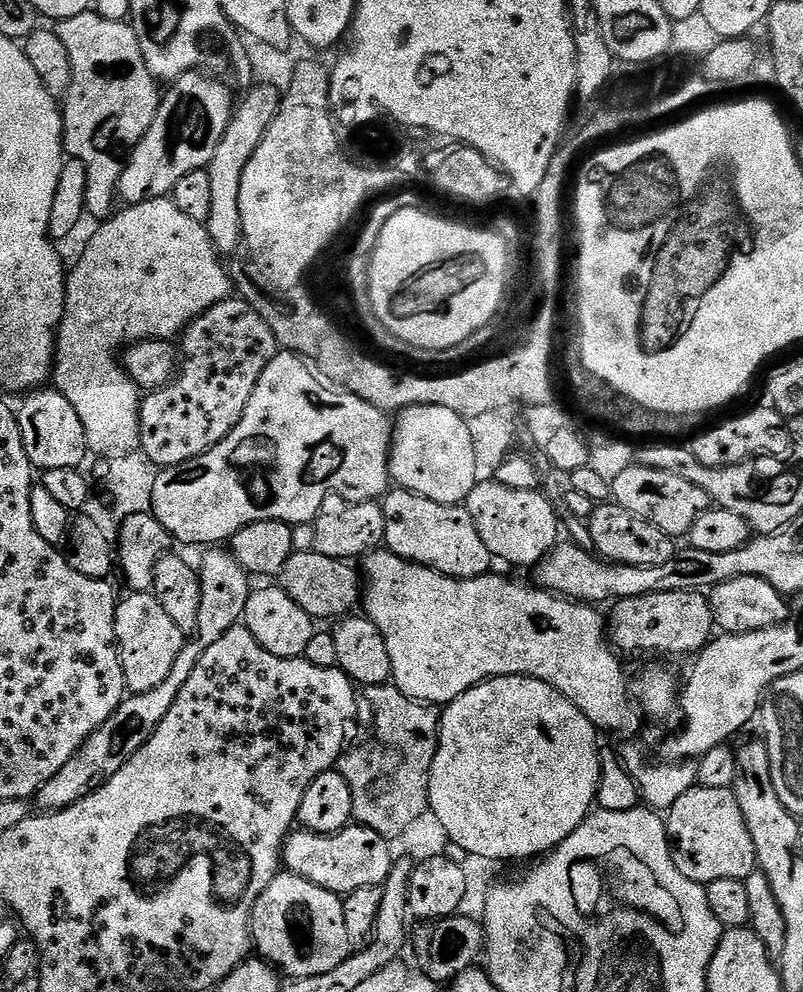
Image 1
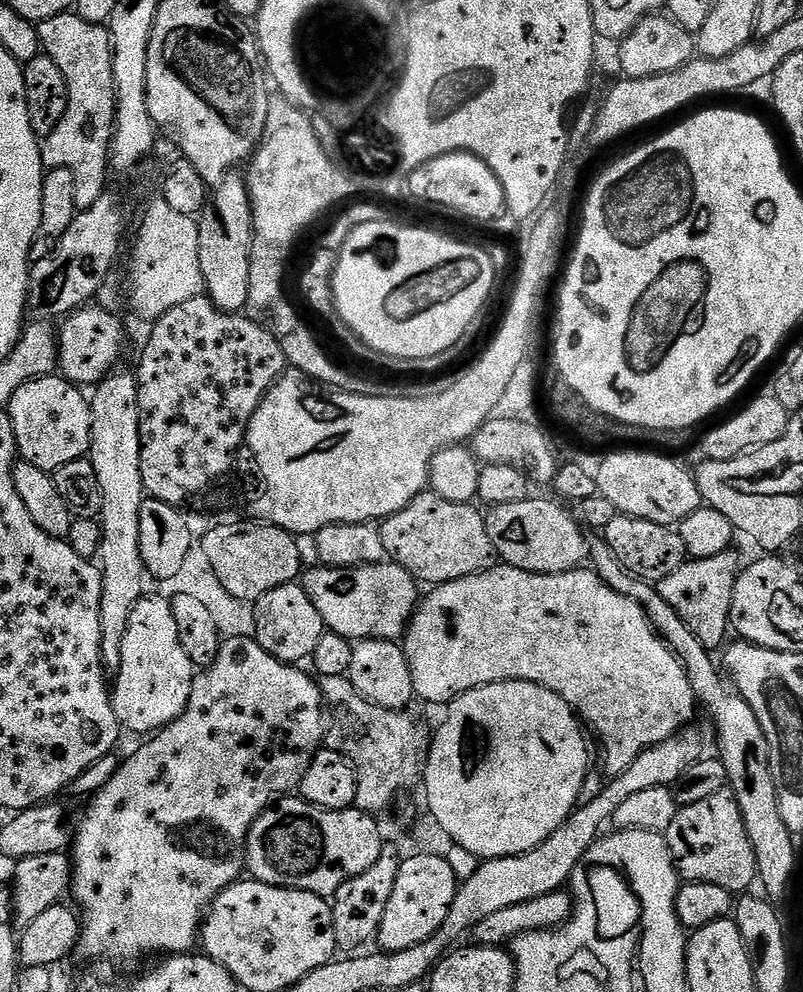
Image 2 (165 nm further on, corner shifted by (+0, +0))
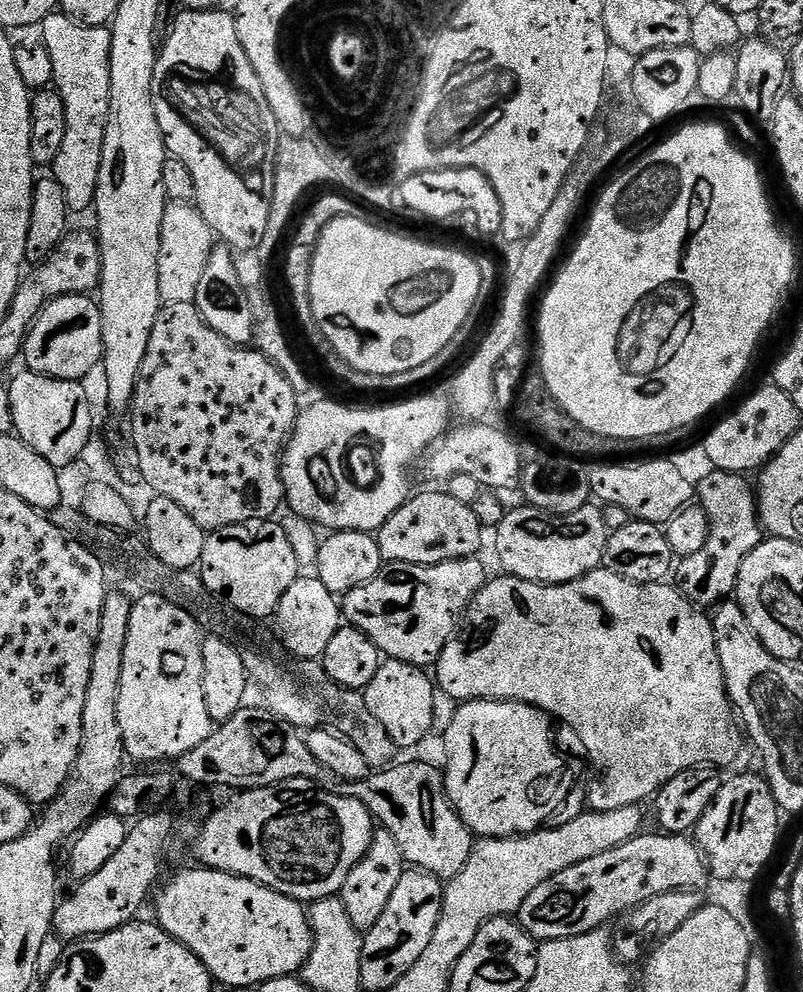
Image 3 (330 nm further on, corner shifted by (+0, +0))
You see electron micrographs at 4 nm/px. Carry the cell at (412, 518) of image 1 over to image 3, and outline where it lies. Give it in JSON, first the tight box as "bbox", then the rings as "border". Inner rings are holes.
{"bbox":[378,490,484,564],"border":[[[447,490],[413,495],[380,527],[378,539],[382,558],[390,564],[441,564],[475,557],[484,544],[484,528],[477,509],[458,502]]]}

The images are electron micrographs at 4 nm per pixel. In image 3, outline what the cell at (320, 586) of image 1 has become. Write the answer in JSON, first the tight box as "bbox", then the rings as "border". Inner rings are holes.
{"bbox":[342,558,485,670],"border":[[[480,558],[430,566],[385,563],[373,580],[344,593],[342,616],[351,627],[373,640],[385,657],[428,670],[444,653],[448,641],[457,635],[469,602],[485,583]]]}

